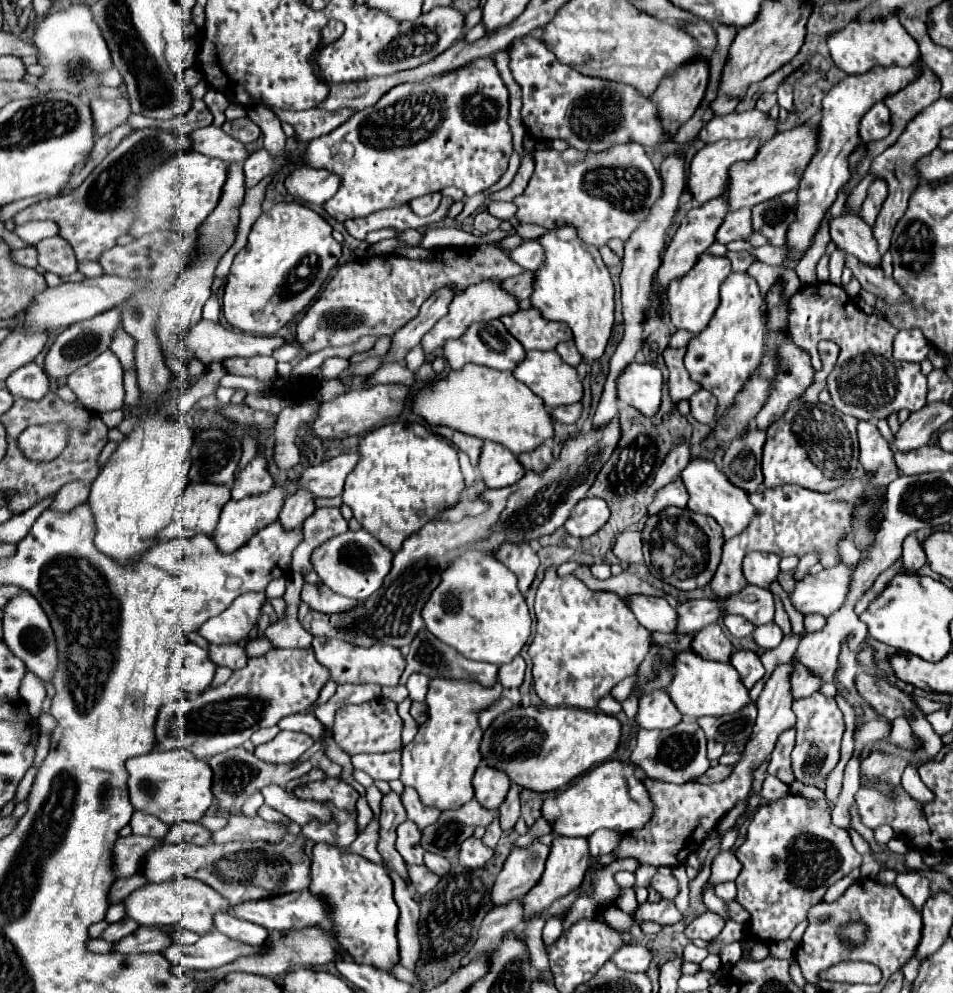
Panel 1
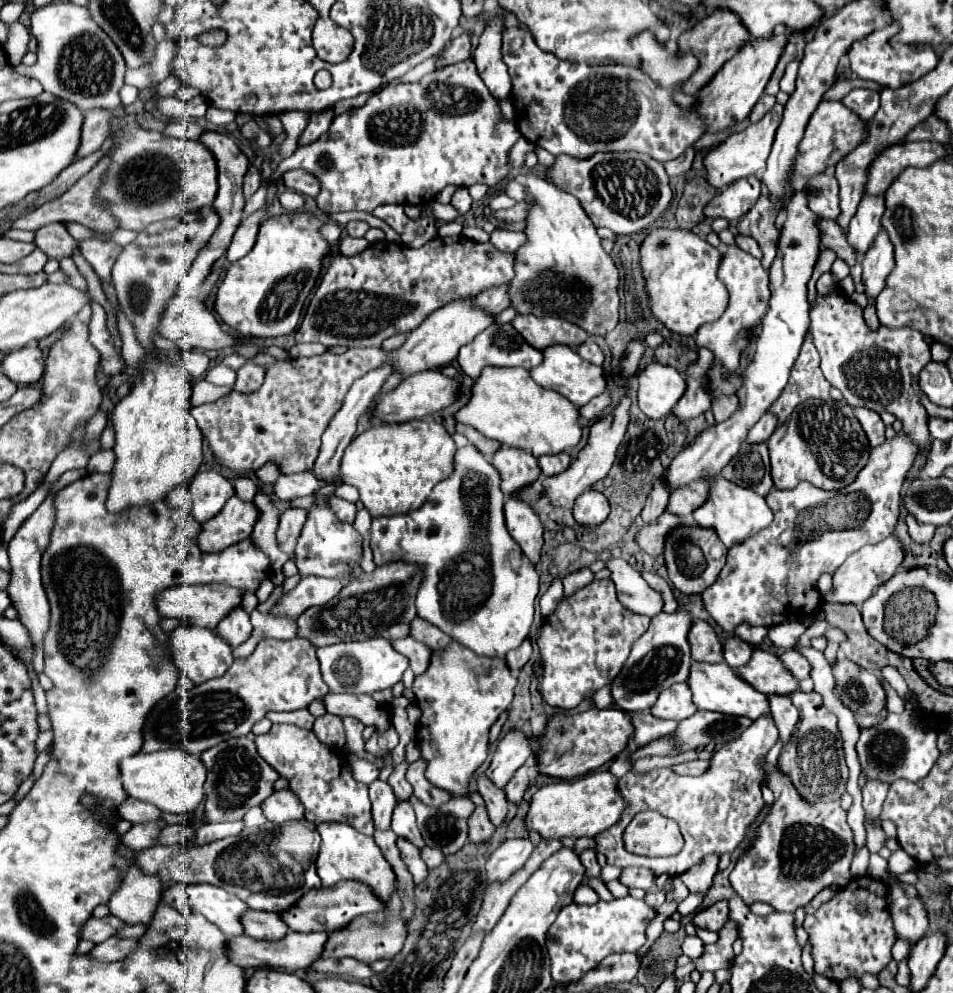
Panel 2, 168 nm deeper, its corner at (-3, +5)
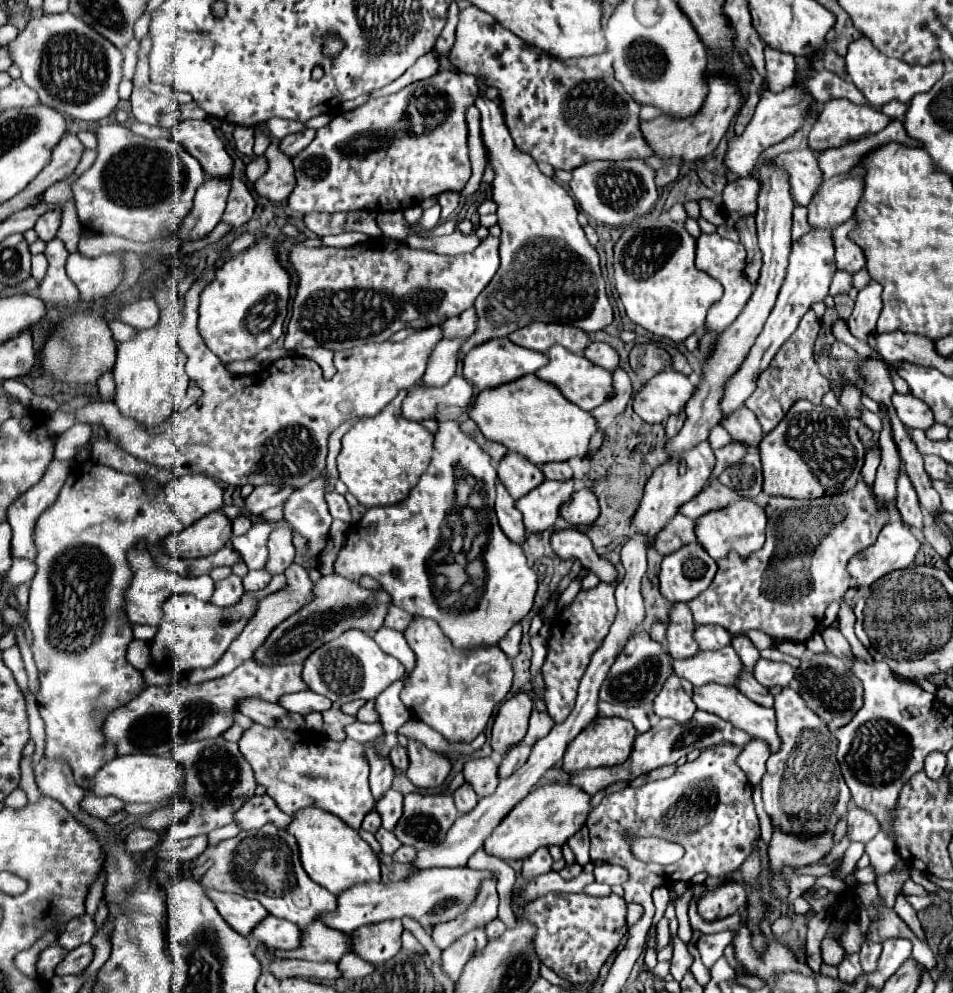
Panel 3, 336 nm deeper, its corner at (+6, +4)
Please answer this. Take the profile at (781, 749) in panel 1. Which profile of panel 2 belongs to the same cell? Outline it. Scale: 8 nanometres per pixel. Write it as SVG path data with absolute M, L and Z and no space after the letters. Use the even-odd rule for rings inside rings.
M768 696L768 702L770 702L772 718L780 732L780 738L782 738L782 742L788 742L798 718L800 718L798 710L794 708L794 704L790 702L788 696Z

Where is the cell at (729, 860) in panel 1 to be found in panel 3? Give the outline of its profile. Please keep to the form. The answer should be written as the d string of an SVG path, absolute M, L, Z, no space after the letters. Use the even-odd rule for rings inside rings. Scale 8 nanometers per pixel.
M663 917L657 924L656 939L657 951L660 951L669 943L669 920Z

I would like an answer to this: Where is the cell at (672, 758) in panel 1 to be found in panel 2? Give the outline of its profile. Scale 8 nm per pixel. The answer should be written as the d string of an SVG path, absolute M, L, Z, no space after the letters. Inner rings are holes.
M638 712L638 714L628 714L636 726L636 736L634 736L634 744L646 746L650 740L668 736L670 732L674 732L674 728L678 726L678 722L674 720L658 720L656 716L652 716L650 712Z

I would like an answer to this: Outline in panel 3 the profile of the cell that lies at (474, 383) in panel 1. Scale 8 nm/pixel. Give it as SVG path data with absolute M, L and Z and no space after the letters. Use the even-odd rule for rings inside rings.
M525 375L495 389L483 389L471 403L467 415L487 439L505 445L509 451L521 453L537 465L585 457L589 453L589 439L597 433L595 417L591 413L569 403L557 387L535 375Z

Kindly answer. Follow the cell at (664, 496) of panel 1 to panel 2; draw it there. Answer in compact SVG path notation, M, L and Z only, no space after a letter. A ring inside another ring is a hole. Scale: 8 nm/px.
M698 480L694 484L688 484L684 488L678 488L670 494L668 512L678 516L690 516L694 508L702 506L710 494L710 484L706 480Z

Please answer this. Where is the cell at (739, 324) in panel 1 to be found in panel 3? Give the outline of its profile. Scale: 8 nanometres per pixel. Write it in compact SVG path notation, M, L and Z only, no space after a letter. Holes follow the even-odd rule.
M701 233L701 237L697 239L697 259L695 259L697 269L709 273L709 277L717 279L725 289L721 301L717 305L713 305L713 309L707 315L707 321L705 321L705 327L703 327L705 333L715 333L715 335L723 333L725 327L729 327L735 321L735 317L743 311L743 307L751 299L753 283L749 283L749 279L745 275L745 265L747 265L745 257L747 257L745 247L741 243L733 243L729 239L723 239L717 233L713 233L713 235Z

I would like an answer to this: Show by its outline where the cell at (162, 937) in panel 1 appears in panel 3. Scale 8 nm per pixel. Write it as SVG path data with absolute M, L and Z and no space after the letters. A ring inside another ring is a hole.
M91 943L79 945L77 949L69 951L69 955L57 965L55 975L63 977L63 975L79 975L79 973L83 973L89 967L89 963L93 961L93 955L95 955L95 947Z

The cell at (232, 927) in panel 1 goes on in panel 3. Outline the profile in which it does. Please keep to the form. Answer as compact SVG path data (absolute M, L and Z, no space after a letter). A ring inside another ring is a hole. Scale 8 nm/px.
M267 915L261 923L253 927L249 939L255 943L263 943L271 949L295 949L299 945L299 935L301 933L297 925Z

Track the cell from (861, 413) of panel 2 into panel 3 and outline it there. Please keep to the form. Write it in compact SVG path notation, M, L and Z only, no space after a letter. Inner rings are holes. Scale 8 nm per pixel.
M847 385L841 391L841 399L839 405L847 411L847 417L861 417L861 393L857 393L857 389L853 389L853 385Z

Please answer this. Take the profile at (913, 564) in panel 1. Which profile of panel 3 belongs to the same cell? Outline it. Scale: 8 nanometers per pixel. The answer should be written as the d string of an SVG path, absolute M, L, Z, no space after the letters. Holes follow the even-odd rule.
M899 473L899 479L897 479L895 507L899 509L899 515L907 527L911 527L913 531L923 529L923 509L917 501L917 493L915 493L909 477L905 477L905 473Z

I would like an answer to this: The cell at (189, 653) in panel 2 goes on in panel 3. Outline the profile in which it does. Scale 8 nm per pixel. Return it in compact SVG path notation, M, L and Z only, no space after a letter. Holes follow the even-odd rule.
M173 595L165 605L165 619L153 637L151 655L157 663L157 667L165 667L171 671L177 671L181 675L193 671L193 669L207 669L213 667L233 637L241 633L245 627L245 621L249 619L249 613L257 609L257 599L251 599L243 595L243 601L237 605L231 605L229 609L217 609L213 603L199 603L191 595Z

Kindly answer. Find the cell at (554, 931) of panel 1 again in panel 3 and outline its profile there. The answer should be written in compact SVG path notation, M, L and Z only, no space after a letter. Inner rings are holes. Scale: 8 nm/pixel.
M591 883L583 889L585 895L591 895L591 897L607 897L611 893L611 887L609 885L601 885L601 883Z

